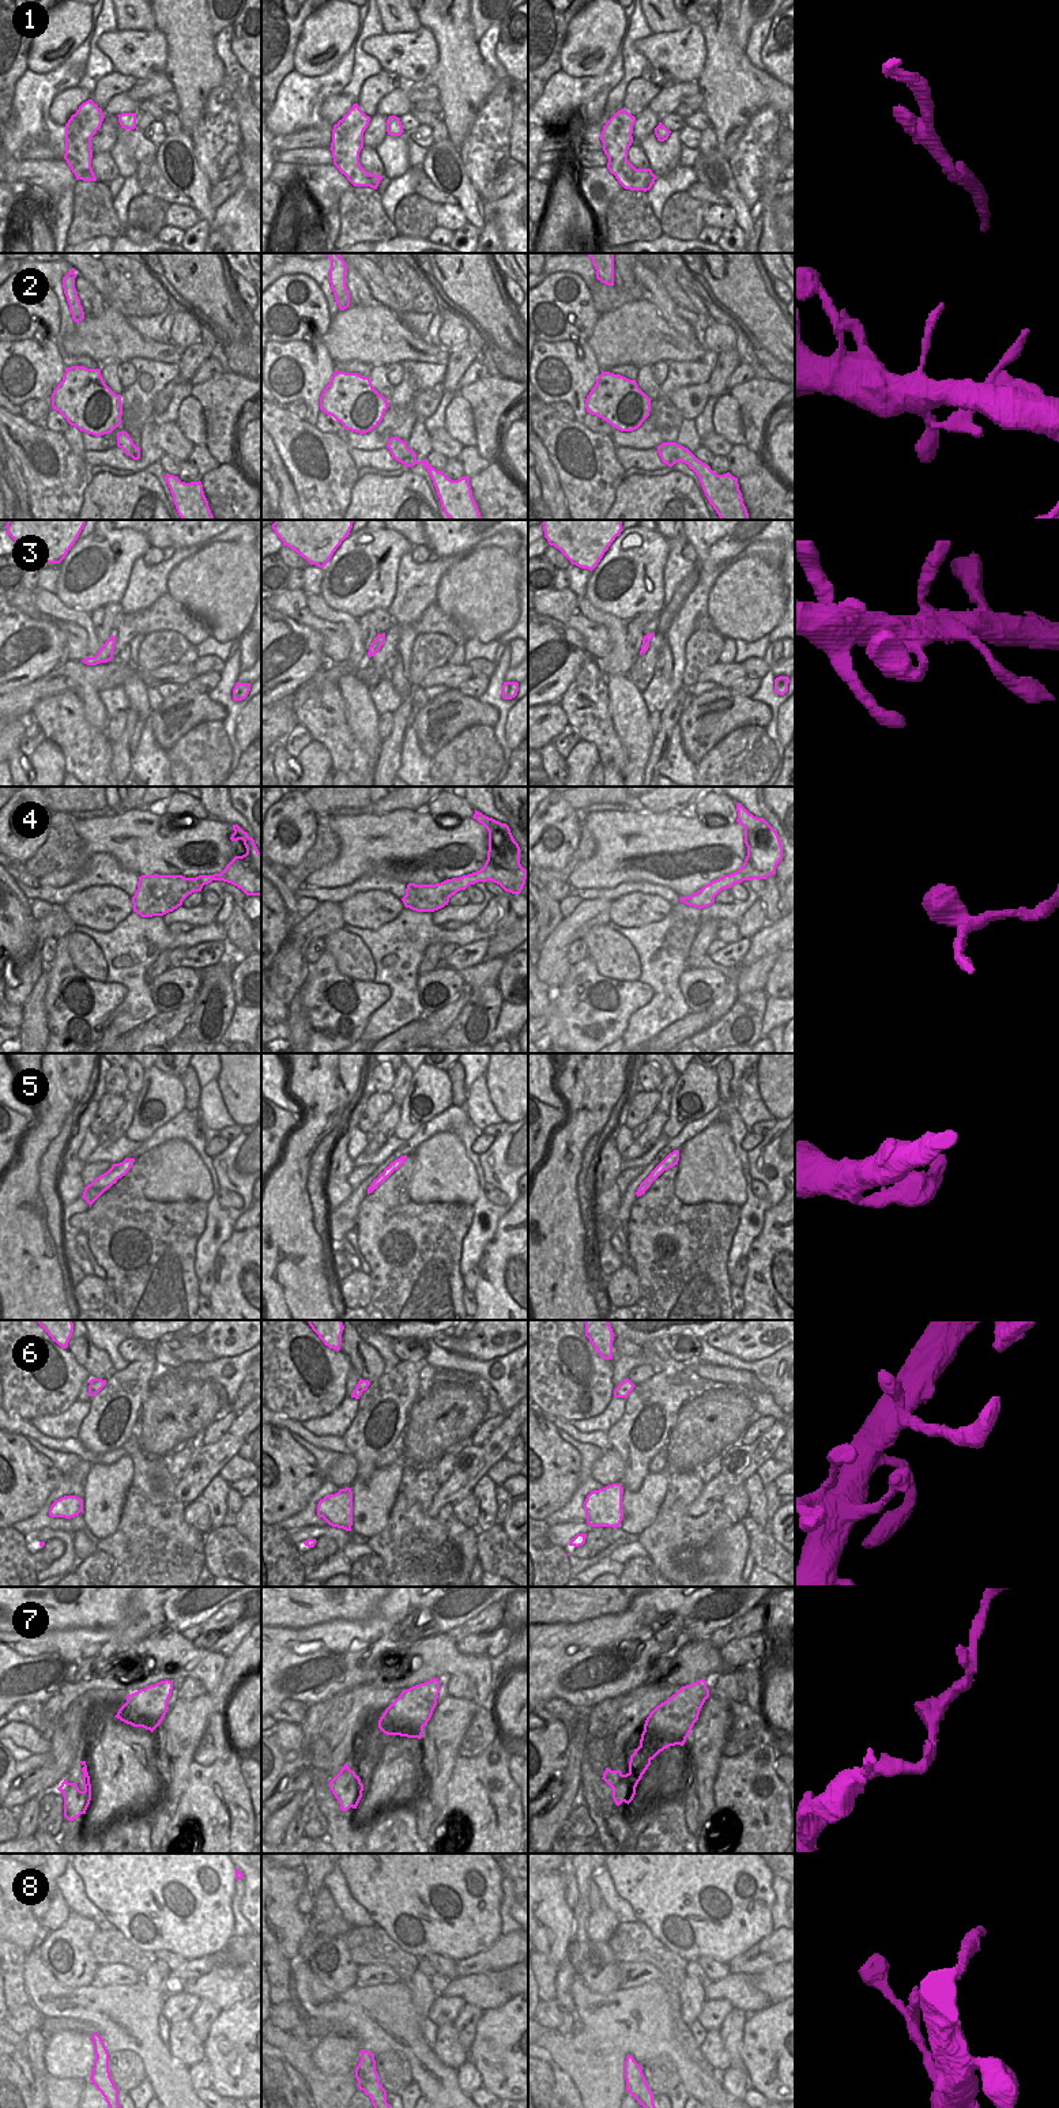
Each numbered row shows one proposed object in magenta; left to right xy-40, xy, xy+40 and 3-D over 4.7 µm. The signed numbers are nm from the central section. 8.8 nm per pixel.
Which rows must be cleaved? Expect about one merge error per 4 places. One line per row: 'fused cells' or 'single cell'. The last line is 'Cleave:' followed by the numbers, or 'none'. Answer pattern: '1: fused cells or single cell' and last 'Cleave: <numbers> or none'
1: single cell
2: single cell
3: single cell
4: single cell
5: single cell
6: single cell
7: single cell
8: single cell
Cleave: none

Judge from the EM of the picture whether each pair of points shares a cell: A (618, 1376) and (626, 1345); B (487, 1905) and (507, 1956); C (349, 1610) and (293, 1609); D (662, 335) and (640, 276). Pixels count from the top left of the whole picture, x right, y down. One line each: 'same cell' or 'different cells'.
A: different cells
B: different cells
C: same cell
D: different cells

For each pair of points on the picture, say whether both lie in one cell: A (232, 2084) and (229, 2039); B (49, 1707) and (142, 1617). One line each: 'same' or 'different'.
A: same
B: different

